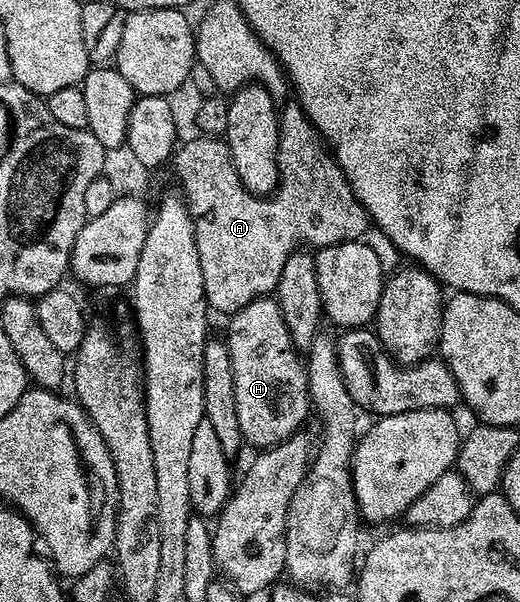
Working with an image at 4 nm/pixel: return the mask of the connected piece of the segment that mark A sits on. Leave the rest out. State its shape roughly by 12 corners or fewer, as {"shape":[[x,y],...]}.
{"shape":[[301,103],[280,111],[280,182],[242,184],[225,138],[177,148],[206,301],[277,292],[303,245],[371,217]]}

